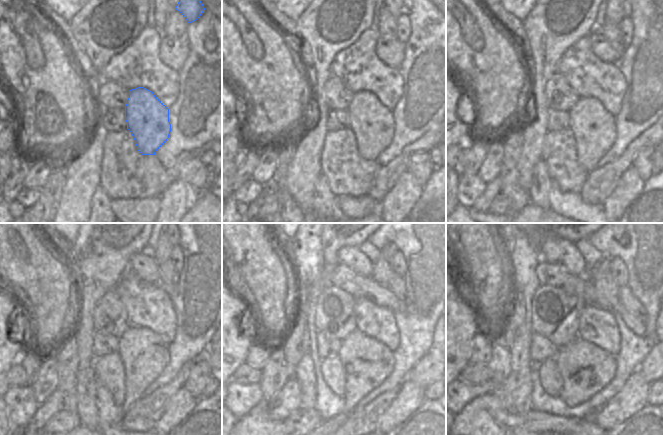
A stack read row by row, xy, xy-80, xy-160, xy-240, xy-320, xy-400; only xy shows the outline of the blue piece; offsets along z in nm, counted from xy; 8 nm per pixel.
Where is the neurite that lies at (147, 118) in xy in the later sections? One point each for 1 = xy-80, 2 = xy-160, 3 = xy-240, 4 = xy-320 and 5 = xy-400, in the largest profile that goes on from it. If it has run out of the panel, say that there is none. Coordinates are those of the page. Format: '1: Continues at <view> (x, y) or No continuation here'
1: Continues at xy-80 (372, 123)
2: Continues at xy-160 (593, 126)
3: Continues at xy-240 (144, 355)
4: Continues at xy-320 (367, 362)
5: Continues at xy-400 (585, 369).

